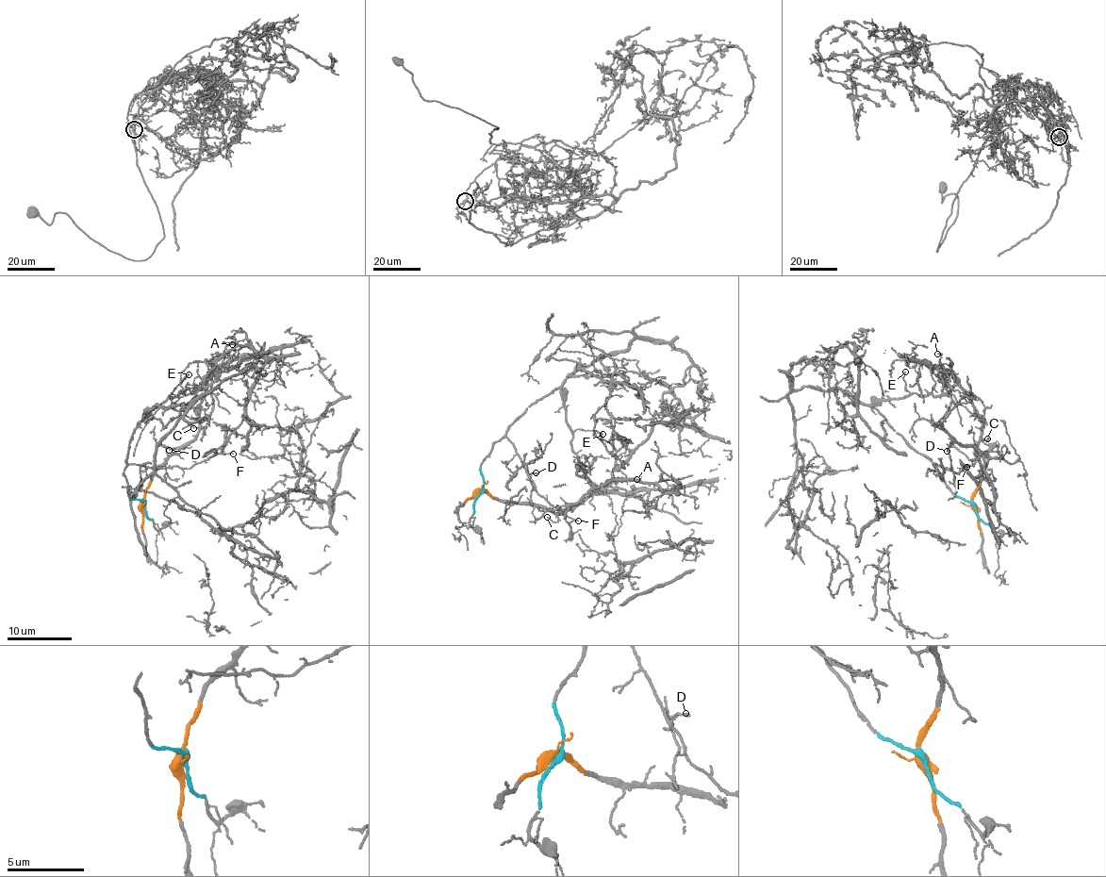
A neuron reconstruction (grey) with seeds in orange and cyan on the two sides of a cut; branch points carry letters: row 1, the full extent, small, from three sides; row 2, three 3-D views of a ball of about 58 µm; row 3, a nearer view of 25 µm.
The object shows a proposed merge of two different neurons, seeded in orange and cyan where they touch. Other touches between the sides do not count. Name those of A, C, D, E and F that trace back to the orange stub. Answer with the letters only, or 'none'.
A, C, D

